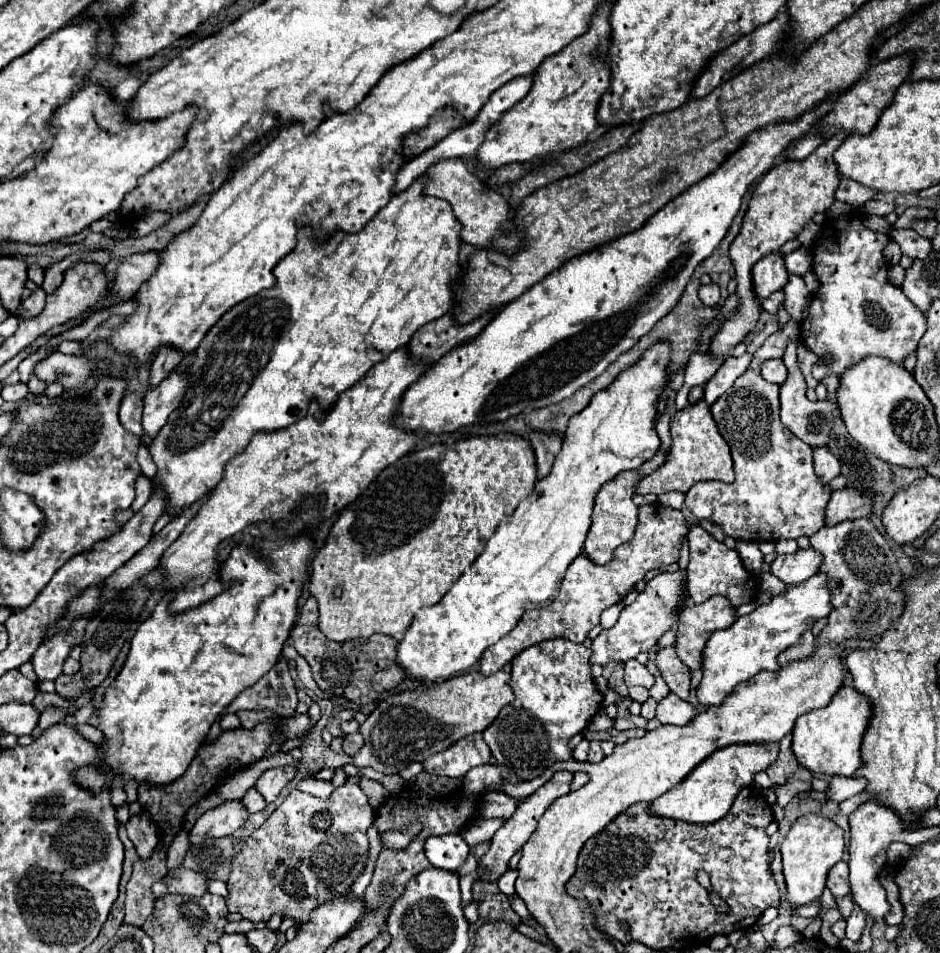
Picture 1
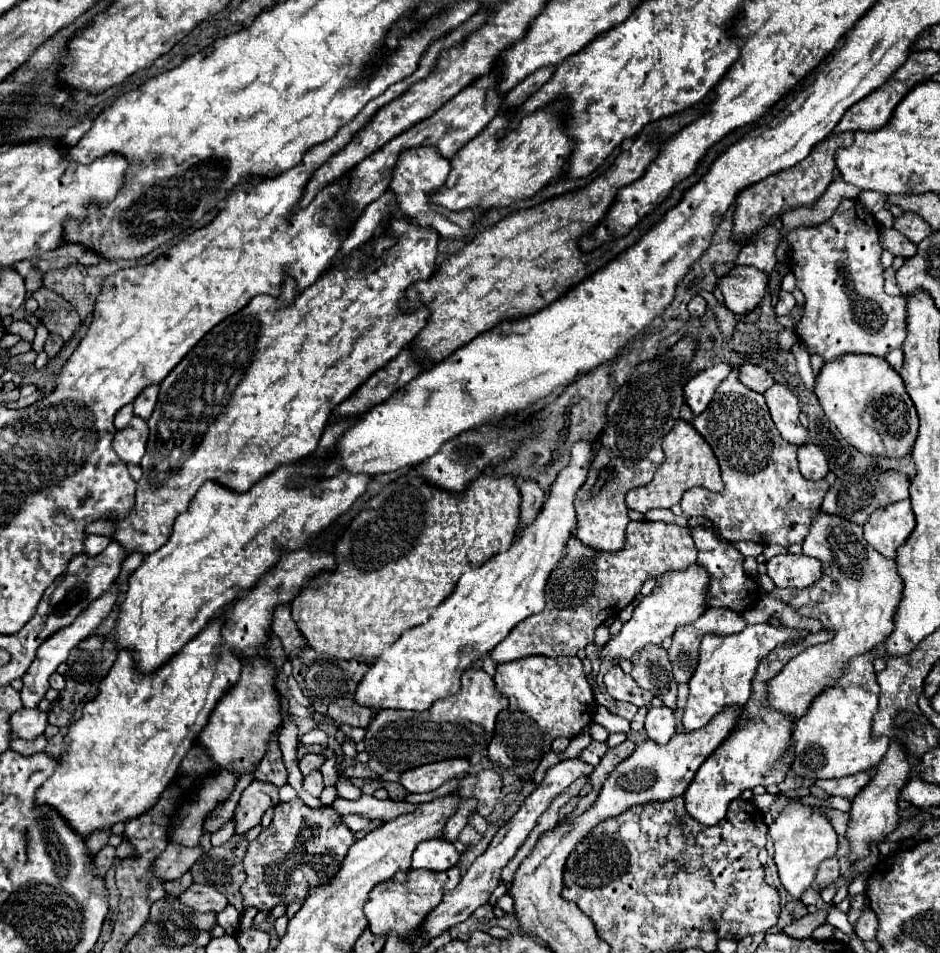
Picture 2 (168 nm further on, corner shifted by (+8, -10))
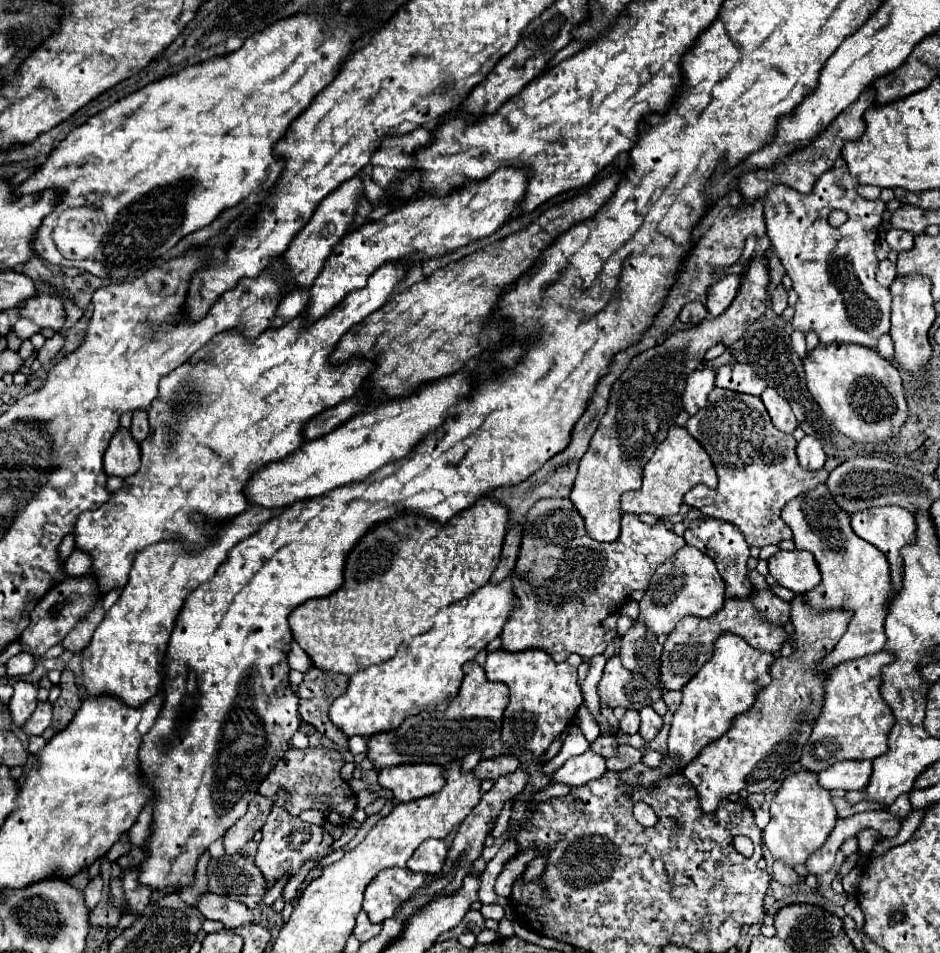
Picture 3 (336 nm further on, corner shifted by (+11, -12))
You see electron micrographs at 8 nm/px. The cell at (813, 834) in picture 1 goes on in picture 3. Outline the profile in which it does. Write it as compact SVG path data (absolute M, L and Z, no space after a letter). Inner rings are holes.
M805 770L785 778L783 786L777 790L771 802L771 822L763 830L763 842L769 848L771 856L789 868L805 864L807 858L819 850L837 822L835 806L827 790L817 786L817 774L807 774Z

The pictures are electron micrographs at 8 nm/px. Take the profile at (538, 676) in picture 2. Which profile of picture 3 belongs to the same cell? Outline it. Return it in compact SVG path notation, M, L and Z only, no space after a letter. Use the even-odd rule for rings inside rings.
M495 650L487 654L487 662L485 662L485 674L489 682L503 682L509 692L511 692L511 702L505 708L503 714L503 728L501 728L501 744L507 746L509 750L513 750L515 756L531 756L531 758L539 758L549 746L551 742L567 728L571 726L571 722L577 716L577 710L583 704L583 694L581 694L581 686L577 684L577 666L581 664L581 656L577 656L577 664L571 662L553 662L553 658L549 658L549 654L541 652L541 650L527 650L521 654L507 654L505 650Z

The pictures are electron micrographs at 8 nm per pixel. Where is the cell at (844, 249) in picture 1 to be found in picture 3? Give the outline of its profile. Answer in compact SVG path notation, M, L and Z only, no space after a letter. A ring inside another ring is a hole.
M833 168L825 172L811 194L799 194L787 186L773 186L765 198L765 222L767 222L767 236L771 238L771 246L775 248L775 254L779 256L781 264L785 266L789 278L793 280L793 290L797 292L799 300L795 304L795 316L791 320L793 330L799 330L803 334L815 332L823 346L827 344L861 344L875 348L879 338L883 334L889 334L891 328L891 292L875 280L875 268L879 264L875 256L875 242L877 232L881 224L881 214L885 210L885 202L881 200L863 200L855 192L857 182L849 178L849 172L845 168ZM831 210L843 210L847 212L849 220L833 228L827 222L827 216Z

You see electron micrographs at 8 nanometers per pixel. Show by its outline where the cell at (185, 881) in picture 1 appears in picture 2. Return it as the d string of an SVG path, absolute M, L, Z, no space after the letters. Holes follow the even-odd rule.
M192 884L184 894L180 894L180 902L188 904L188 908L196 912L216 912L216 914L228 906L228 898L214 886L206 884Z

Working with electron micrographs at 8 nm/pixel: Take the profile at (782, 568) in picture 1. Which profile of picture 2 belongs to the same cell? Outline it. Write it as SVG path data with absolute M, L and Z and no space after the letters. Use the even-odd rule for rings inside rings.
M782 554L766 562L768 576L778 588L806 588L820 580L820 562L804 554Z

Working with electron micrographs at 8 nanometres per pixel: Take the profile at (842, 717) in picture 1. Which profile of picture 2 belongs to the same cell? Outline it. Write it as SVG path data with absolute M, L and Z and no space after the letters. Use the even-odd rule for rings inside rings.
M876 650L856 656L848 662L848 672L840 676L834 688L826 688L794 724L796 758L792 770L800 778L842 778L874 768L888 752L888 736L872 734L872 718L878 712L878 684L872 662L880 656Z

